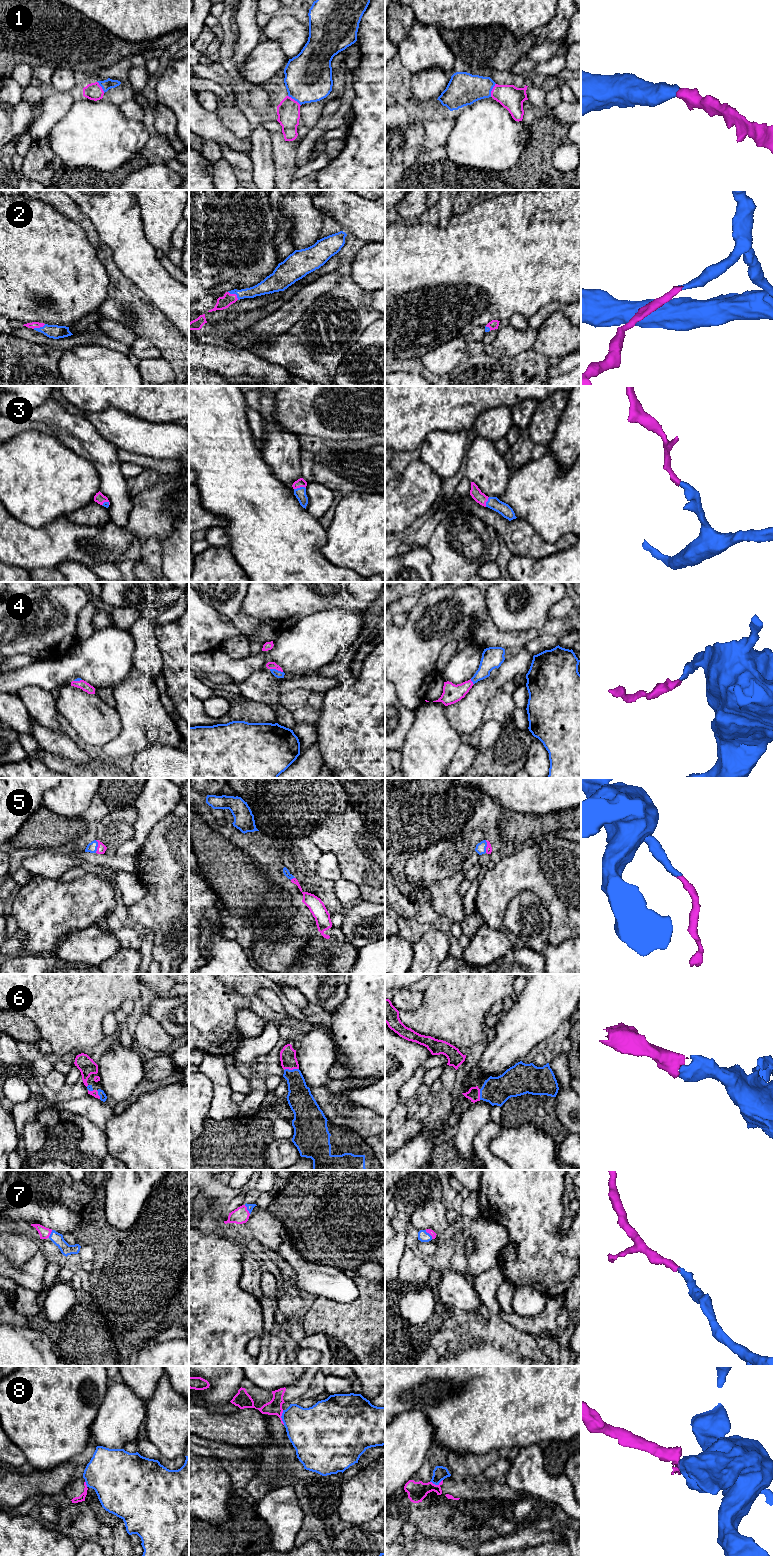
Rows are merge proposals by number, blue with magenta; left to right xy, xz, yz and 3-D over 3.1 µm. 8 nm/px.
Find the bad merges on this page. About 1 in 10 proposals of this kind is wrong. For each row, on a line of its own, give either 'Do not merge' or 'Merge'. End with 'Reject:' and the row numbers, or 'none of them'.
1: Merge
2: Merge
3: Merge
4: Merge
5: Merge
6: Merge
7: Merge
8: Do not merge
Reject: 8

